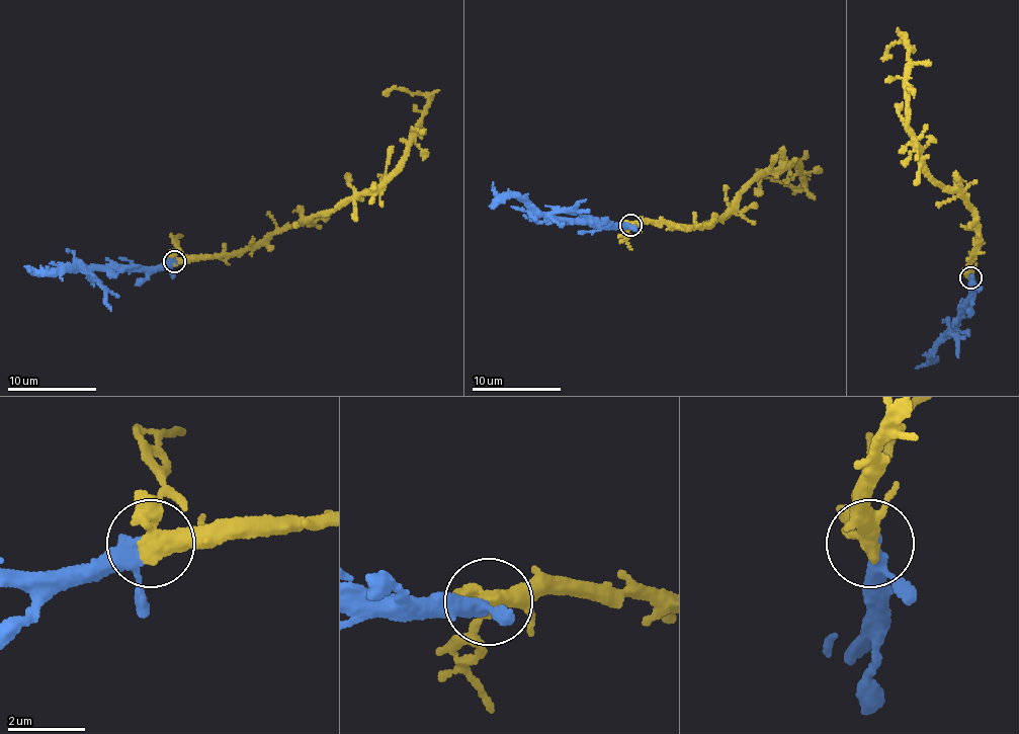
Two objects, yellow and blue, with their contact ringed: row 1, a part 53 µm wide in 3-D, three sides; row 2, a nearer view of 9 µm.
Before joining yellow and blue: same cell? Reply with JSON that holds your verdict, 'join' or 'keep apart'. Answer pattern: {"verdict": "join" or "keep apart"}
{"verdict": "join"}

